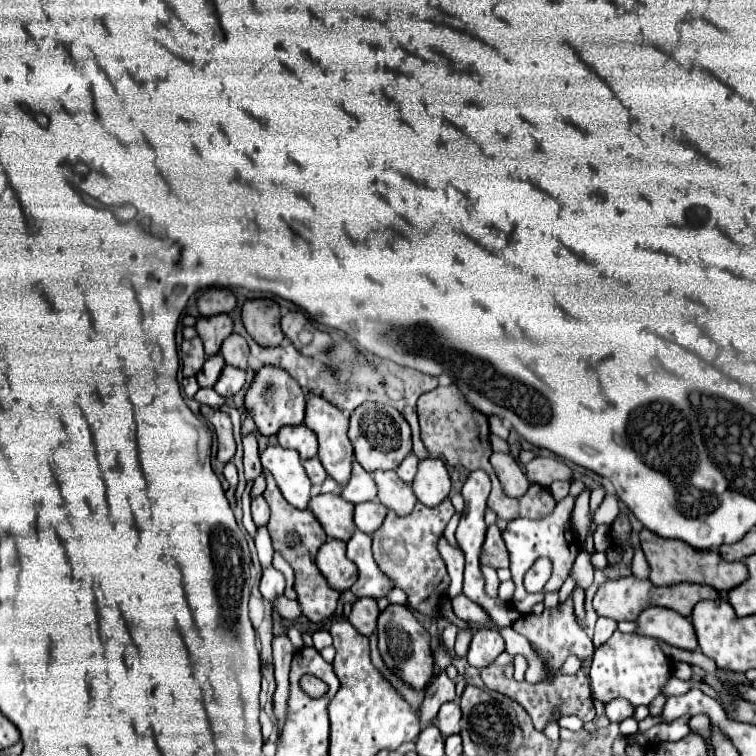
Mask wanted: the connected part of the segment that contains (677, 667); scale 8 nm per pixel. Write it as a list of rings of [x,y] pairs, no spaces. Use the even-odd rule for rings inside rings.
[[[673,663],[673,675],[677,679],[683,679],[683,681],[691,681],[693,679],[693,669],[689,663]]]

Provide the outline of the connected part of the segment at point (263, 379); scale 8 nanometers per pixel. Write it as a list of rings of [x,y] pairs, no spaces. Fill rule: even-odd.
[[[265,367],[261,373],[257,373],[257,377],[245,393],[245,409],[253,417],[257,431],[265,437],[271,437],[277,435],[277,431],[285,425],[303,423],[305,393],[299,387],[299,383],[295,383],[295,379],[291,379],[291,375],[287,375],[287,371],[283,371],[281,367]]]

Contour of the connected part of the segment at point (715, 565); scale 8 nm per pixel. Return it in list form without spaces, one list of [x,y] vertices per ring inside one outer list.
[[[643,529],[639,533],[641,539],[641,547],[645,553],[645,559],[649,563],[649,581],[653,585],[675,585],[675,583],[701,583],[701,585],[711,585],[717,591],[729,591],[737,585],[741,585],[747,579],[747,567],[745,563],[727,563],[719,557],[717,551],[709,551],[709,549],[693,549],[691,545],[687,545],[685,541],[677,541],[677,539],[663,539],[655,533],[651,533],[649,529]]]

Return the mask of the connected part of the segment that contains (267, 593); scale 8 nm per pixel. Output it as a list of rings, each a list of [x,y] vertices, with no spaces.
[[[273,567],[265,569],[259,589],[261,589],[261,595],[271,603],[271,609],[273,609],[273,613],[275,613],[275,611],[277,611],[277,609],[275,609],[275,599],[277,599],[279,595],[283,595],[283,589],[285,589],[285,579],[283,579],[283,575],[281,575],[277,569],[273,569]]]

